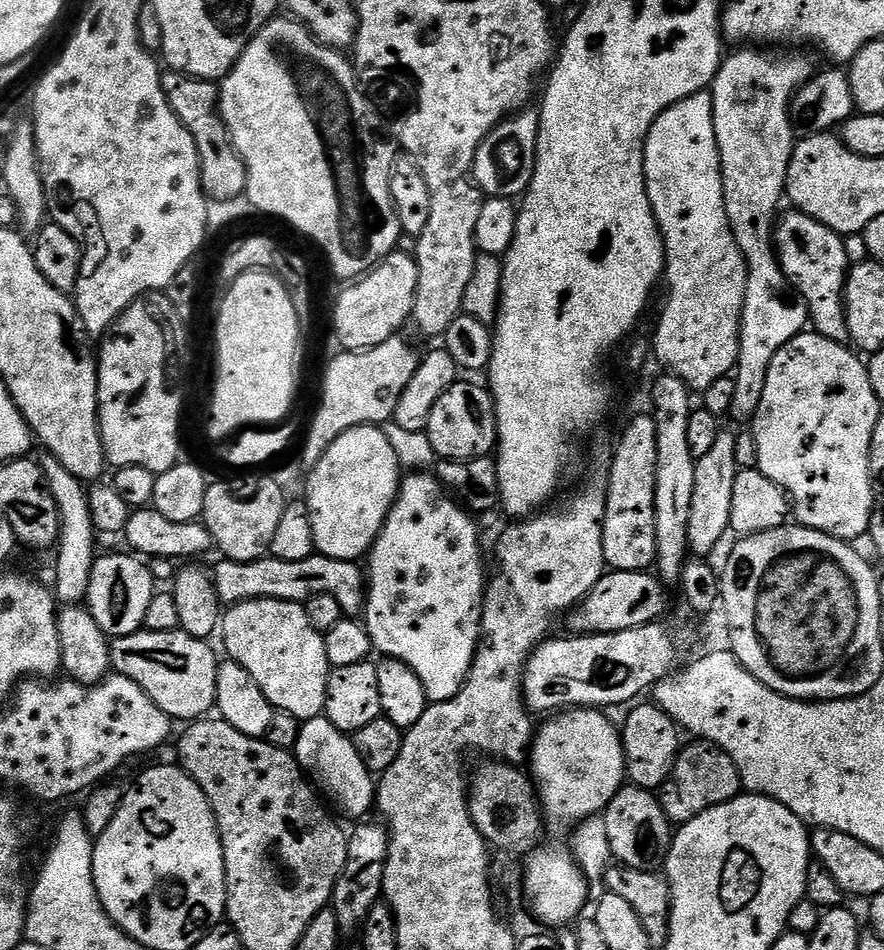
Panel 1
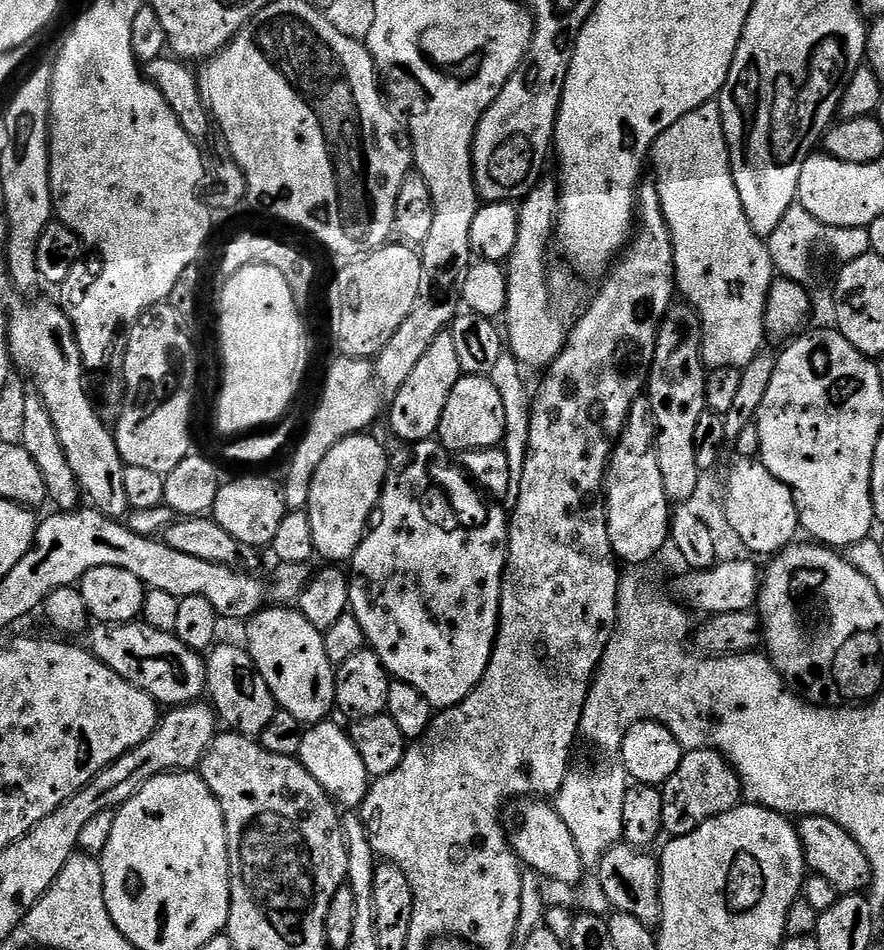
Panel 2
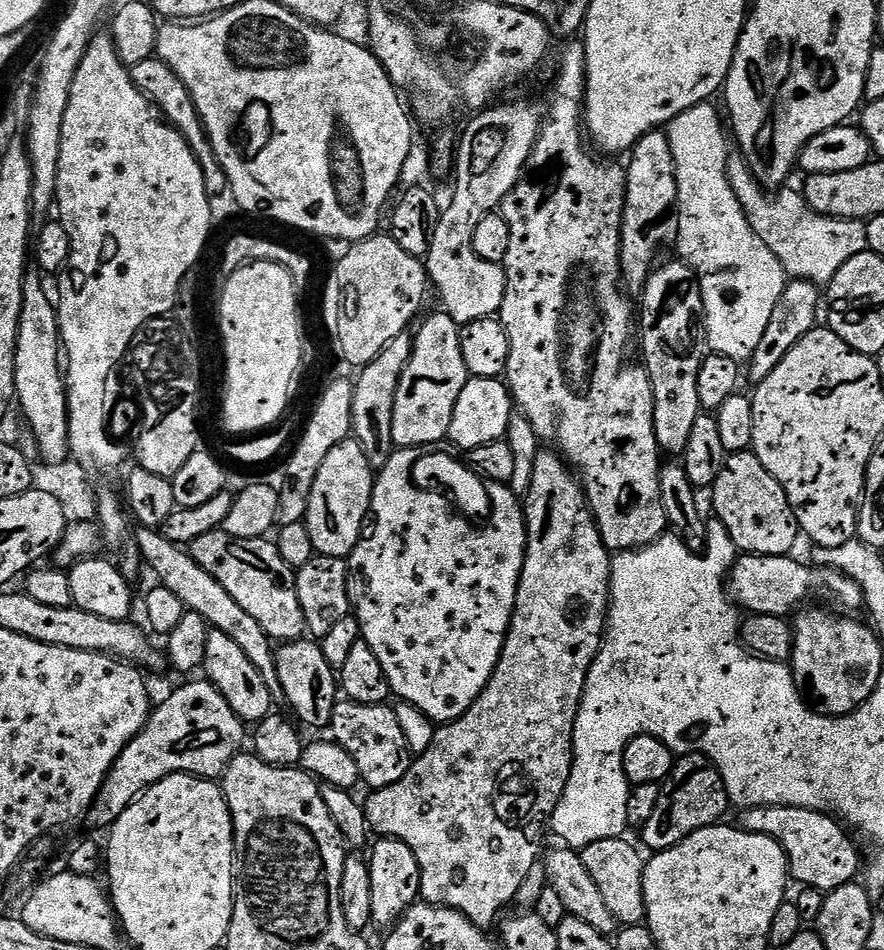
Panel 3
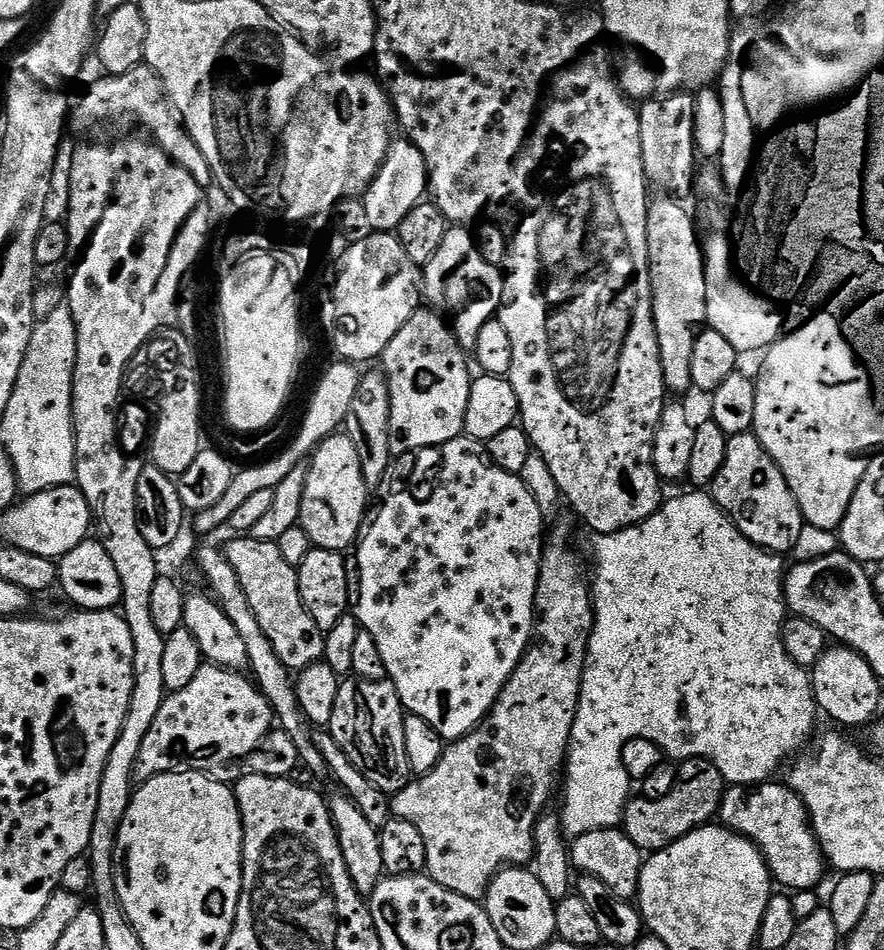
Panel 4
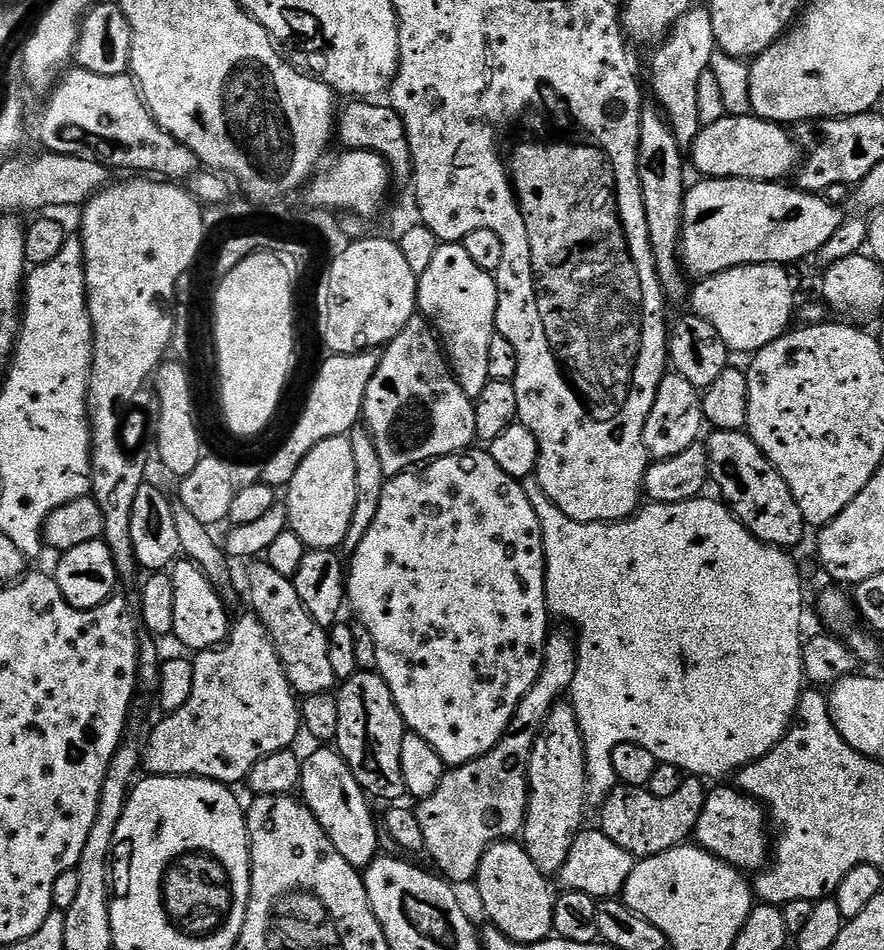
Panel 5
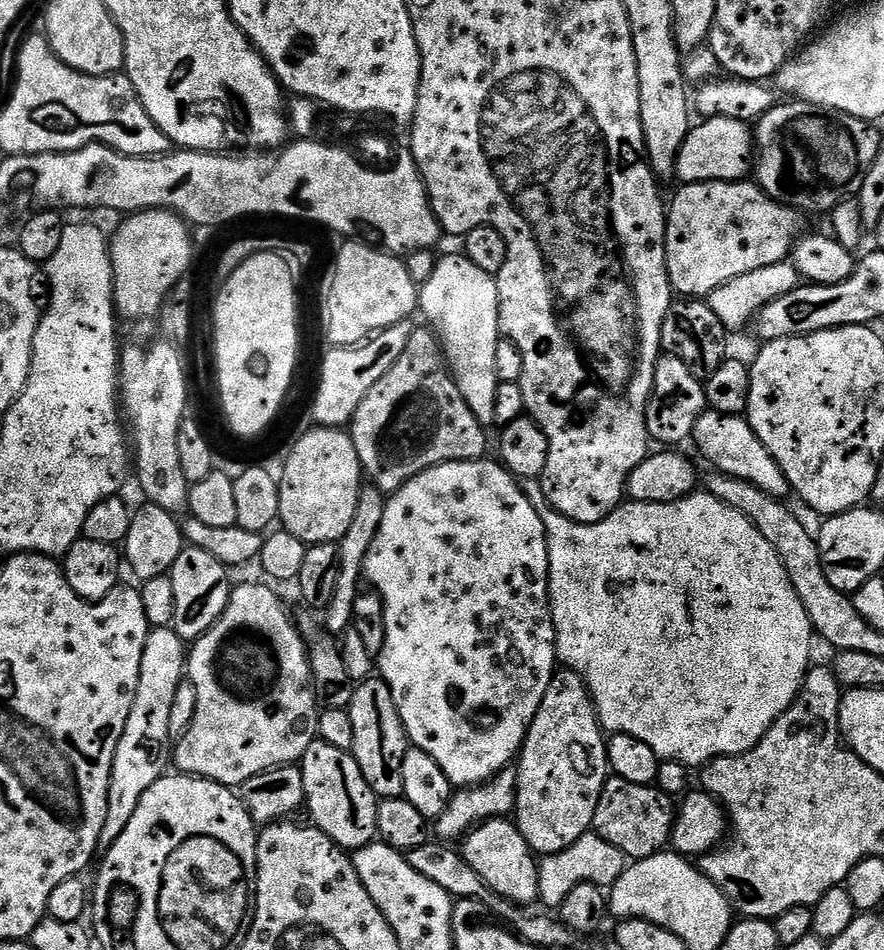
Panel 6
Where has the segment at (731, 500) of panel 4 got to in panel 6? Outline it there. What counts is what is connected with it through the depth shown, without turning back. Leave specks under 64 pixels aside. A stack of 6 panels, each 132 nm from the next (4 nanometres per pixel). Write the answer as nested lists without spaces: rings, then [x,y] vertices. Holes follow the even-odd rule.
[[[711,410],[702,413],[692,431],[691,443],[696,444],[697,450],[713,464],[711,467],[715,471],[750,482],[758,486],[758,490],[777,498],[789,495],[786,474],[782,474],[778,462],[758,438],[758,434],[754,434],[754,430],[744,416],[731,416]]]

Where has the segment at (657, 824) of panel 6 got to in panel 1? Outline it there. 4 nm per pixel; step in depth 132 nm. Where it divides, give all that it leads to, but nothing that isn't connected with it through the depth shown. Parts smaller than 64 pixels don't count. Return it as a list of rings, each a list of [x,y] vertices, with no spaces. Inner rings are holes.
[[[707,742],[692,743],[696,744],[685,743],[681,747],[674,770],[658,792],[660,805],[663,806],[669,821],[676,826],[698,818],[698,814],[714,806],[722,806],[722,802],[730,802],[742,792],[740,771],[718,745]]]

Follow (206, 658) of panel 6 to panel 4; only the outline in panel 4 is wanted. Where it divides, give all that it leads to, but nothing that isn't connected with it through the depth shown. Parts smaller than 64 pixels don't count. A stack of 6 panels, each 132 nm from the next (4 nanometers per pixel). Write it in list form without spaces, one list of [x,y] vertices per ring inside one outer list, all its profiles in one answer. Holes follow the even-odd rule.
[[[205,663],[194,674],[186,690],[178,690],[165,696],[154,726],[150,726],[142,750],[138,750],[135,779],[143,782],[167,772],[200,772],[214,780],[232,782],[237,779],[236,767],[247,761],[250,753],[262,742],[267,732],[273,731],[274,715],[267,698],[247,675],[231,668],[220,668],[217,664]]]

